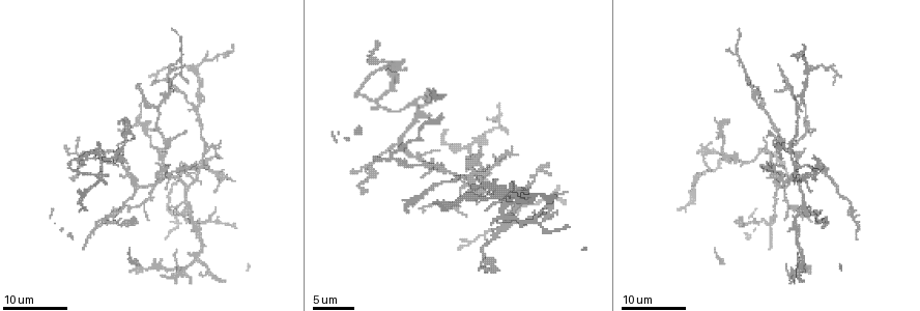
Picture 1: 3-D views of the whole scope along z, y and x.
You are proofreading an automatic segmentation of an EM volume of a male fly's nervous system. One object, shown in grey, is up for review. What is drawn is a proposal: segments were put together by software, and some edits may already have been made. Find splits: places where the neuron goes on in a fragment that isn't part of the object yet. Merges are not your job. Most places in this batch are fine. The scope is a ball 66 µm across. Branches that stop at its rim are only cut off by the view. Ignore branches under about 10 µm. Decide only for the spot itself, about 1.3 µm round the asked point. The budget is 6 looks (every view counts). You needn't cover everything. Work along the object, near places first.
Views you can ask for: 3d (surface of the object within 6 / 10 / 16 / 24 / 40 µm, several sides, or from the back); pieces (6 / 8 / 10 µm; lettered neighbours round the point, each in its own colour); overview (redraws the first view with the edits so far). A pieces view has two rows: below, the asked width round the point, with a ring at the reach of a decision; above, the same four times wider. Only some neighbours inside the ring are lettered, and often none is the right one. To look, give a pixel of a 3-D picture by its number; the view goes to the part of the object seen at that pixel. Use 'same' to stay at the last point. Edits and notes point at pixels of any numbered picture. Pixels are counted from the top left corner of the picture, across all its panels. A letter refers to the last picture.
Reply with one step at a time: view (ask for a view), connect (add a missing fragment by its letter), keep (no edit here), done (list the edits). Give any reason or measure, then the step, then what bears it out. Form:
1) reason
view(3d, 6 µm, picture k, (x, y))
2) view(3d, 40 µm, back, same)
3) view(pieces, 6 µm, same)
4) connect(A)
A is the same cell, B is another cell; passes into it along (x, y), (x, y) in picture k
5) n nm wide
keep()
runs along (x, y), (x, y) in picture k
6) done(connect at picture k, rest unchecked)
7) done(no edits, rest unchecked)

free end
view(3d, 24 µm, picture 1, (735, 223))

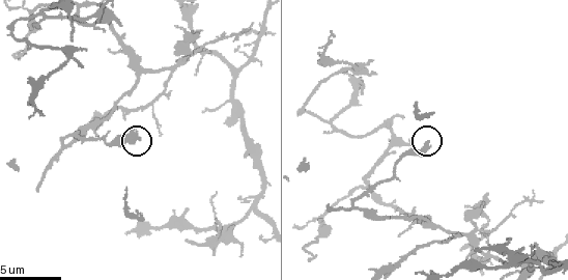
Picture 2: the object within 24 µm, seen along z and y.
view(pieces, 8 µm, picture 2, (428, 141))

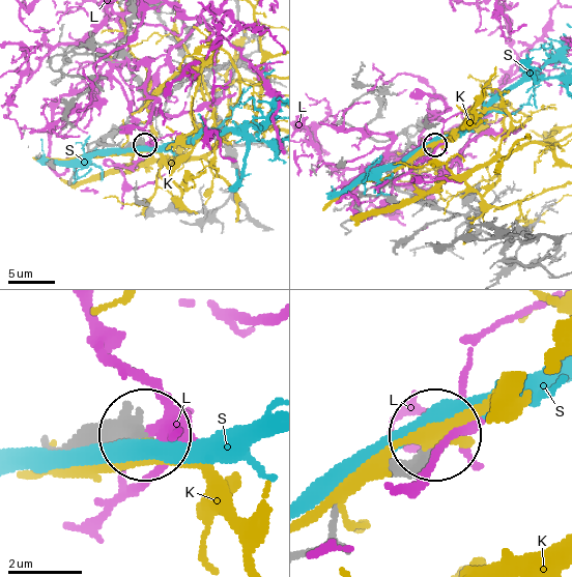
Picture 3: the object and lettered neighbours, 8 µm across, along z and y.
330 nm wide
keep()
K, L and S are other cells; none of them fits

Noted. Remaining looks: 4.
branch stops here
view(3d, 16 µm, picture 1, (405, 213))

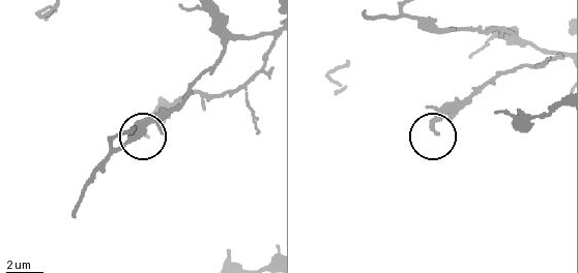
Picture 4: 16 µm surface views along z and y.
see the neighbours
view(pieces, 10 µm, picture 4, (436, 131))

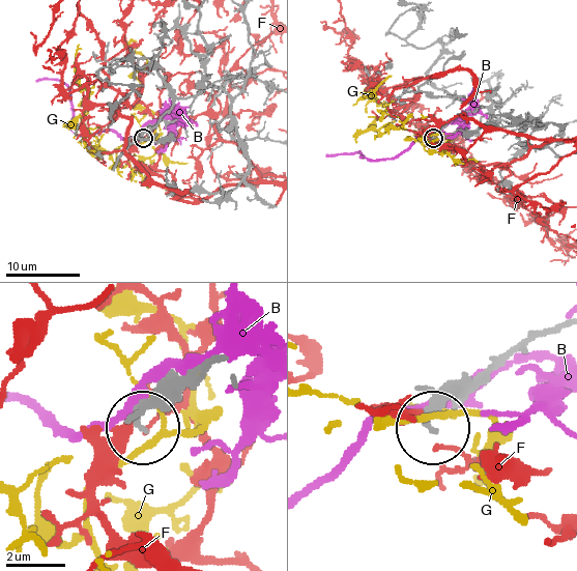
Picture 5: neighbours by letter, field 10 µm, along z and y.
160 nm wide
keep()
B, F and G are other cells; runs along (557, 325), (527, 333), (491, 360), (431, 424) in picture 5; no lettered fragment goes on from it

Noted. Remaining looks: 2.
thin end
view(3d, 16 µm, picture 1, (138, 84))

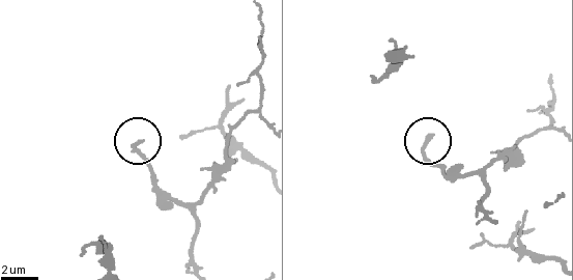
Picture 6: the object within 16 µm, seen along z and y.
view(pieces, 6 µm, picture 6, (433, 136))

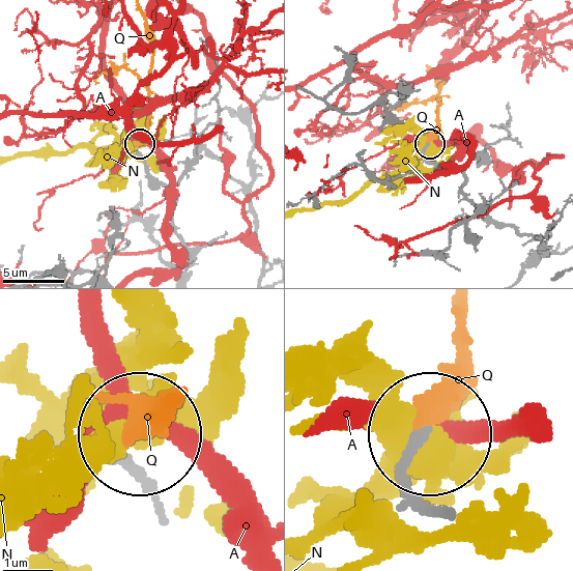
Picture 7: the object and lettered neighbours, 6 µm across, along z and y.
190 nm wide
connect(Q)
Q is the same cell, A and N are other cells; the neuron continues

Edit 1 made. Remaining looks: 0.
done(connect at picture 7, rest unchecked)

